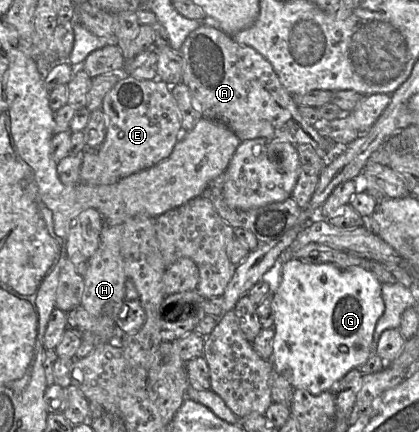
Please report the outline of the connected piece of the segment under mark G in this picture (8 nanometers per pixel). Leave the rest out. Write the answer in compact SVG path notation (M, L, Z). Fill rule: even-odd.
M290 258L282 263L280 282L273 293L274 311L274 338L271 363L275 372L284 376L294 389L305 389L313 395L330 391L337 381L343 378L350 370L360 368L371 356L371 345L374 330L379 318L383 315L385 304L382 298L382 283L366 267L353 266L346 269L333 264L310 264L297 258Z

